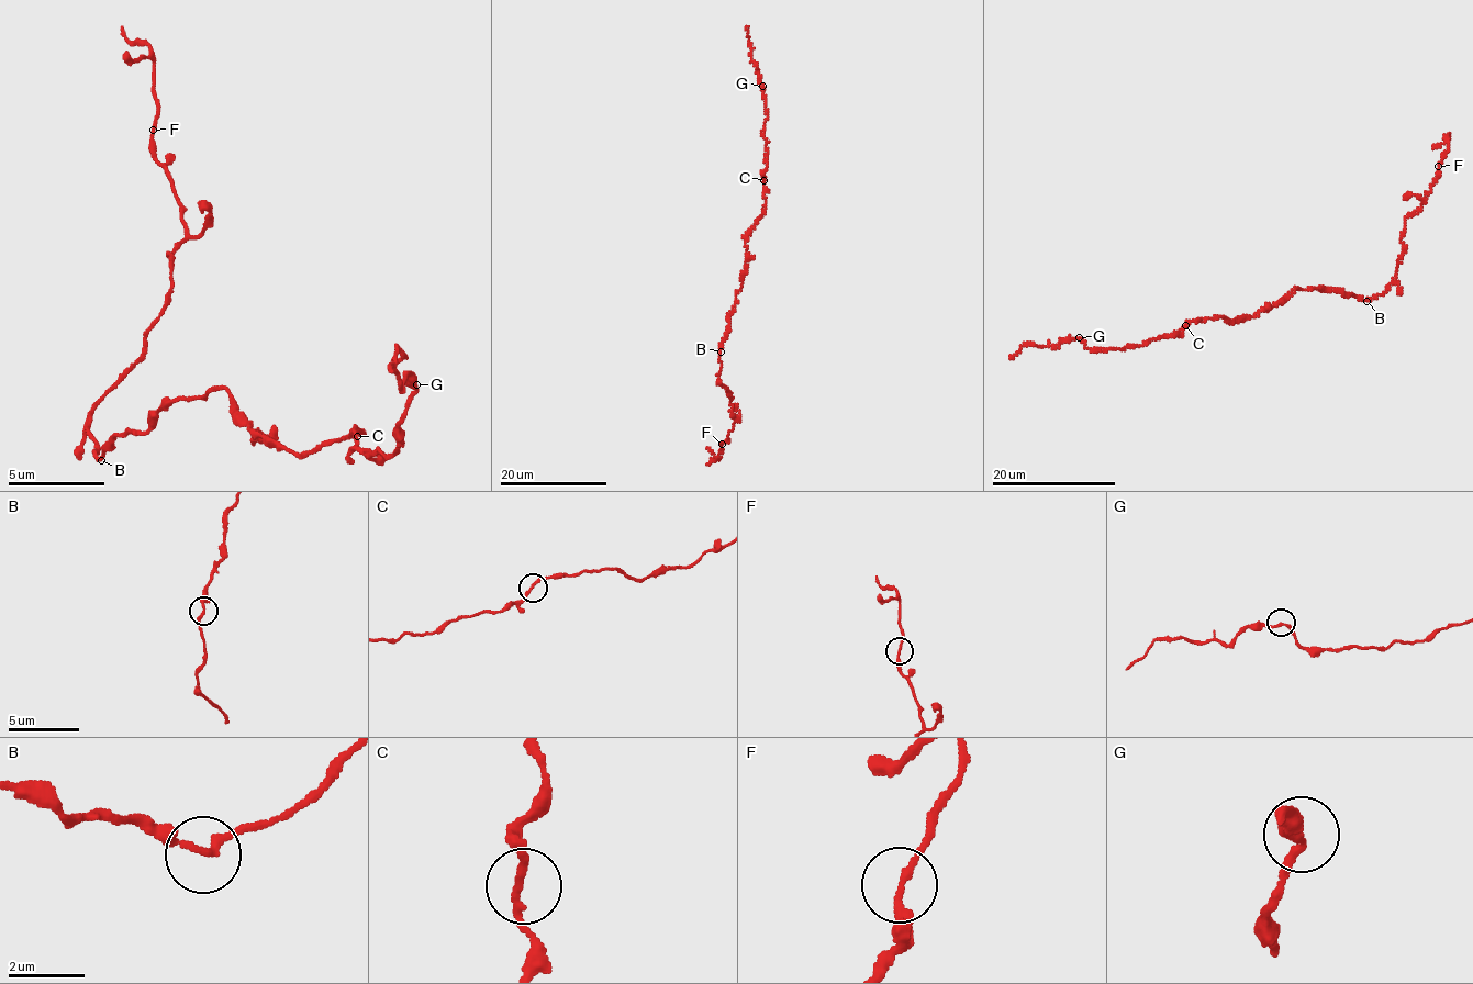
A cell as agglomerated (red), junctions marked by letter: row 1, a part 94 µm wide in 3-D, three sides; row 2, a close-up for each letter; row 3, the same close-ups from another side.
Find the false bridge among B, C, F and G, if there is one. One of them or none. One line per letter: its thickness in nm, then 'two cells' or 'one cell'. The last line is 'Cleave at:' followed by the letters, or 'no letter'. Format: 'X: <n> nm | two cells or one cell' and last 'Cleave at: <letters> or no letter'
B: 180 nm | one cell
C: 180 nm | one cell
F: 190 nm | one cell
G: 180 nm | one cell
Cleave at: no letter

